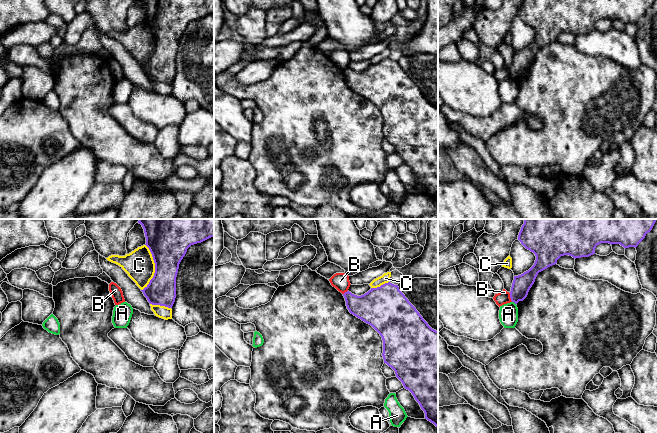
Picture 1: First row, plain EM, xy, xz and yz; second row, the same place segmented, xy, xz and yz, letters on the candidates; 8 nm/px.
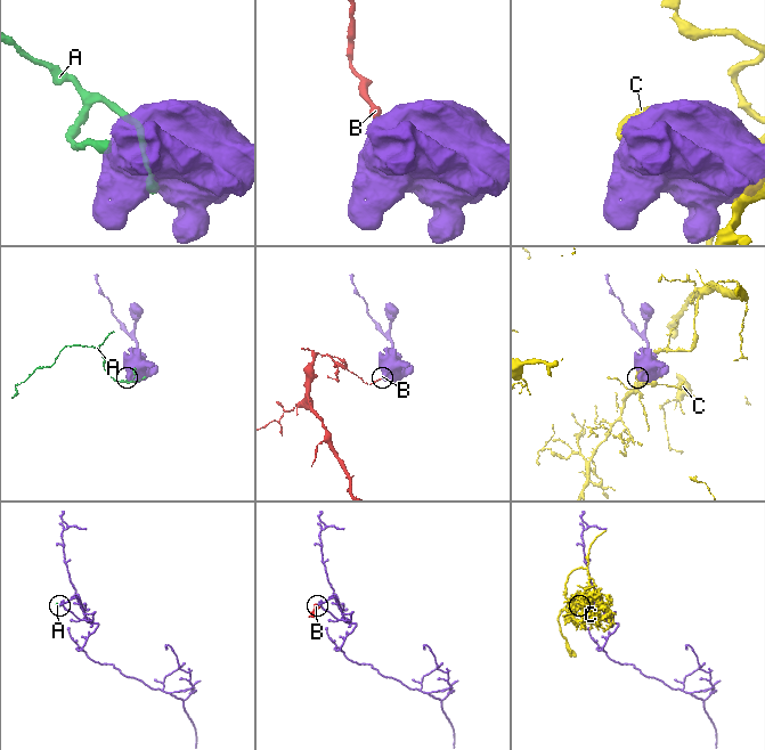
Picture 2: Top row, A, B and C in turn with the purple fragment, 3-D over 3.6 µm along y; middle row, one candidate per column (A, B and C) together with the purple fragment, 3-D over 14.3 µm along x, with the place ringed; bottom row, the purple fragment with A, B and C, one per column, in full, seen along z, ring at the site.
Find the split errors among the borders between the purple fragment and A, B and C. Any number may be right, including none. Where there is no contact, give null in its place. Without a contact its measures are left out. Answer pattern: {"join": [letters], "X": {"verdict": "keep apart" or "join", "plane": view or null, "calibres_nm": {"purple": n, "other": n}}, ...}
{"join": [], "A": {"verdict": "keep apart", "plane": "yz", "calibres_nm": {"purple": 150, "other": 160}}, "B": {"verdict": "keep apart", "plane": "yz", "calibres_nm": {"purple": 150, "other": 100}}, "C": {"verdict": "keep apart", "plane": "xy", "calibres_nm": {"purple": 320, "other": 240}}}

